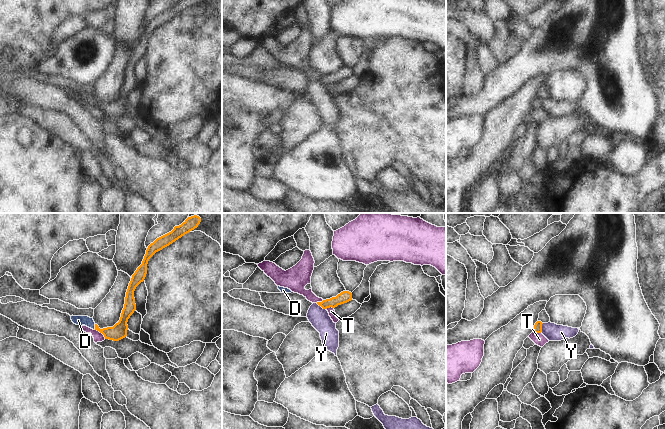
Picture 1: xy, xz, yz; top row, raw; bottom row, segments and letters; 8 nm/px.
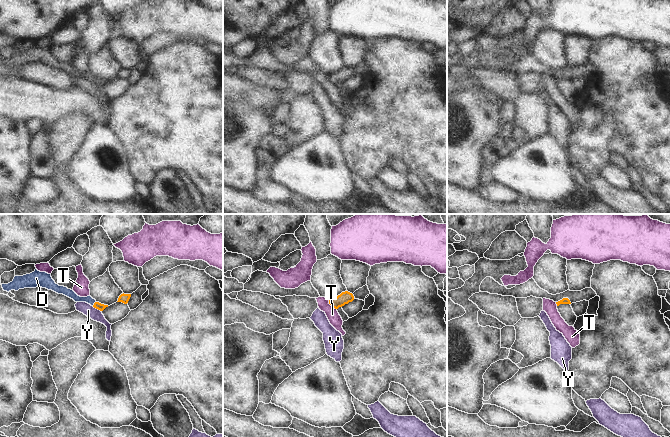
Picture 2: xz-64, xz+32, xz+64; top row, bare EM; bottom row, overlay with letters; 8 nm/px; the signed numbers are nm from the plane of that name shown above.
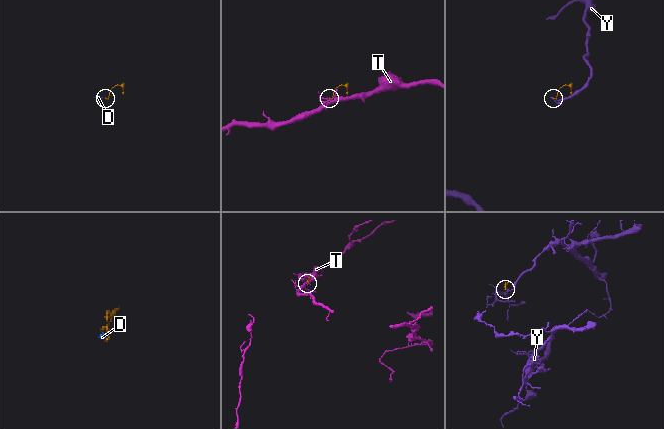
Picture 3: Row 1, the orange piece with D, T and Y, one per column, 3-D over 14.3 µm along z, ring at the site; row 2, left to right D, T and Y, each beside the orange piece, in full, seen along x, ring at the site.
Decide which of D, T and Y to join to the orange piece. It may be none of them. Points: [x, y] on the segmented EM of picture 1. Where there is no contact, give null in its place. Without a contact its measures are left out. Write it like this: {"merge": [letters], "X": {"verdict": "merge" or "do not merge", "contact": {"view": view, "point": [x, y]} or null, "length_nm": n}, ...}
{"merge": ["D"], "D": {"verdict": "merge", "contact": {"view": "xy", "point": [95, 327]}, "length_nm": 50}, "T": {"verdict": "do not merge", "contact": {"view": "xy", "point": [101, 332]}, "length_nm": 120}, "Y": {"verdict": "do not merge", "contact": {"view": "yz", "point": [541, 328]}, "length_nm": 80}}

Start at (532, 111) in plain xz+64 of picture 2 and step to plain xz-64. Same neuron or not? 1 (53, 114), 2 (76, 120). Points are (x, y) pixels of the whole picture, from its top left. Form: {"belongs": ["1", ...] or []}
{"belongs": ["2"]}

